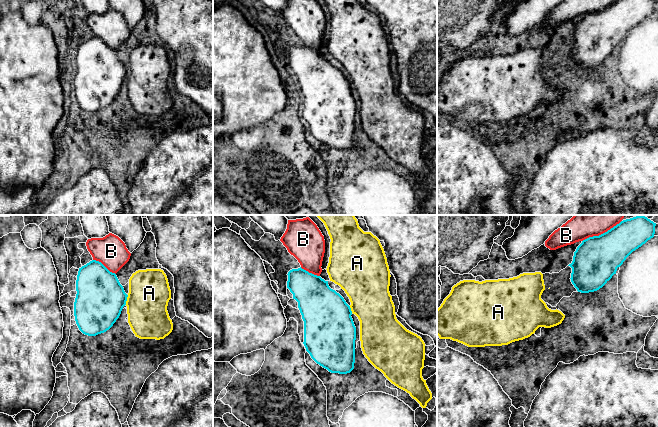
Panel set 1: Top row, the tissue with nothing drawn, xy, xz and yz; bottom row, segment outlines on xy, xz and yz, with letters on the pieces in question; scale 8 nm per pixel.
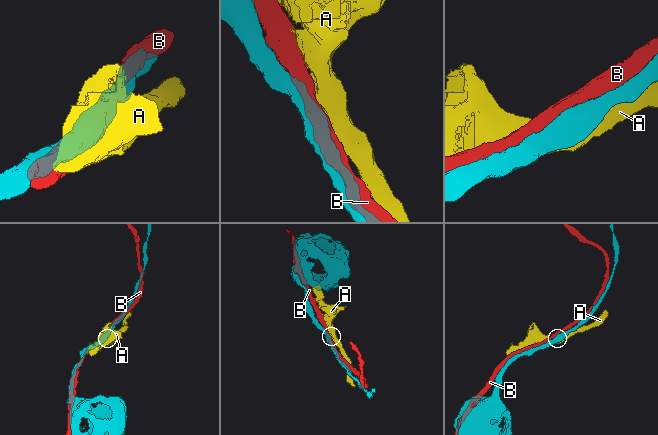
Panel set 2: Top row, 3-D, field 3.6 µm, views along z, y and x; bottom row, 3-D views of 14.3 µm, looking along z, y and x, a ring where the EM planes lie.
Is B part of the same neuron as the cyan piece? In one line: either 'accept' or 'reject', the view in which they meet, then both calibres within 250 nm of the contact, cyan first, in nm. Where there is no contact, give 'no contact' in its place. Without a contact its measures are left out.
reject | yz | 360/320 nm

